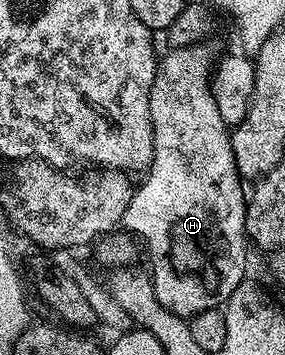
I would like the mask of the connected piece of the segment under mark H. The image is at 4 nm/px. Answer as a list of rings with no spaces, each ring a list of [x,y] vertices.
[[[194,43],[191,47],[176,47],[166,52],[168,55],[158,60],[155,69],[155,79],[151,82],[151,92],[149,93],[149,117],[153,127],[153,157],[151,165],[145,172],[143,184],[136,186],[131,192],[131,200],[123,214],[122,226],[128,227],[131,231],[136,231],[143,238],[143,243],[147,246],[147,255],[151,258],[149,272],[153,289],[157,301],[166,311],[182,317],[190,317],[207,311],[210,307],[219,307],[226,304],[227,299],[237,289],[237,285],[244,282],[247,271],[247,247],[249,251],[249,240],[247,238],[247,201],[248,196],[243,195],[244,180],[236,169],[231,149],[231,131],[227,123],[221,121],[221,115],[217,113],[217,107],[211,97],[210,77],[213,73],[213,58],[207,45]]]

